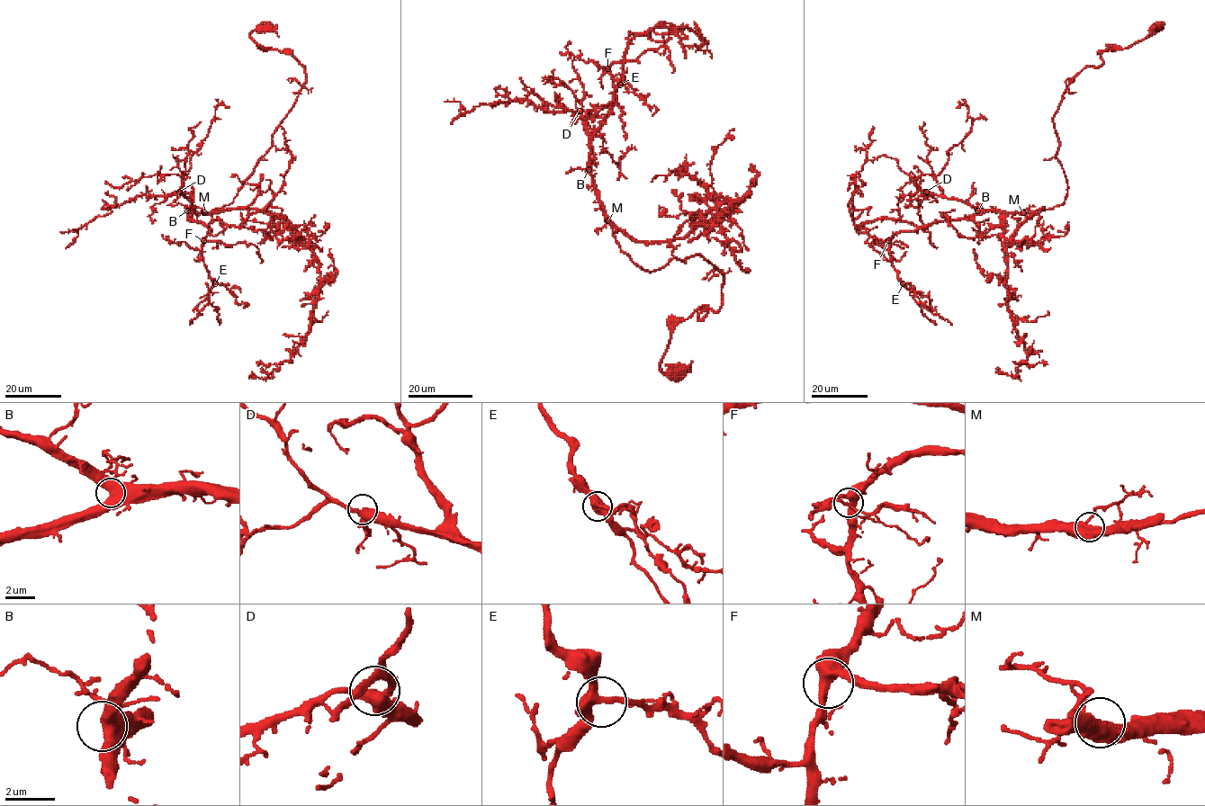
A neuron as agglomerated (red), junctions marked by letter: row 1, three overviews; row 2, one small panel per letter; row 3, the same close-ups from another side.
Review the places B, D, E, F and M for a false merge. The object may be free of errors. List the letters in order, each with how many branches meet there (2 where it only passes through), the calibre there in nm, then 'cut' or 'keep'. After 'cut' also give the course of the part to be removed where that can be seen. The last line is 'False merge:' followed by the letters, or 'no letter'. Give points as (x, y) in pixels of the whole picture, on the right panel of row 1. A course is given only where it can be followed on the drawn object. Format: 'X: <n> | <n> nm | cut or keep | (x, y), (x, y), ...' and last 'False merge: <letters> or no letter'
B: 3 | 480 nm | keep
D: 3 | 420 nm | keep
E: 3 | 380 nm | keep
F: 3 | 420 nm | keep
M: 3 | 500 nm | keep
False merge: no letter

